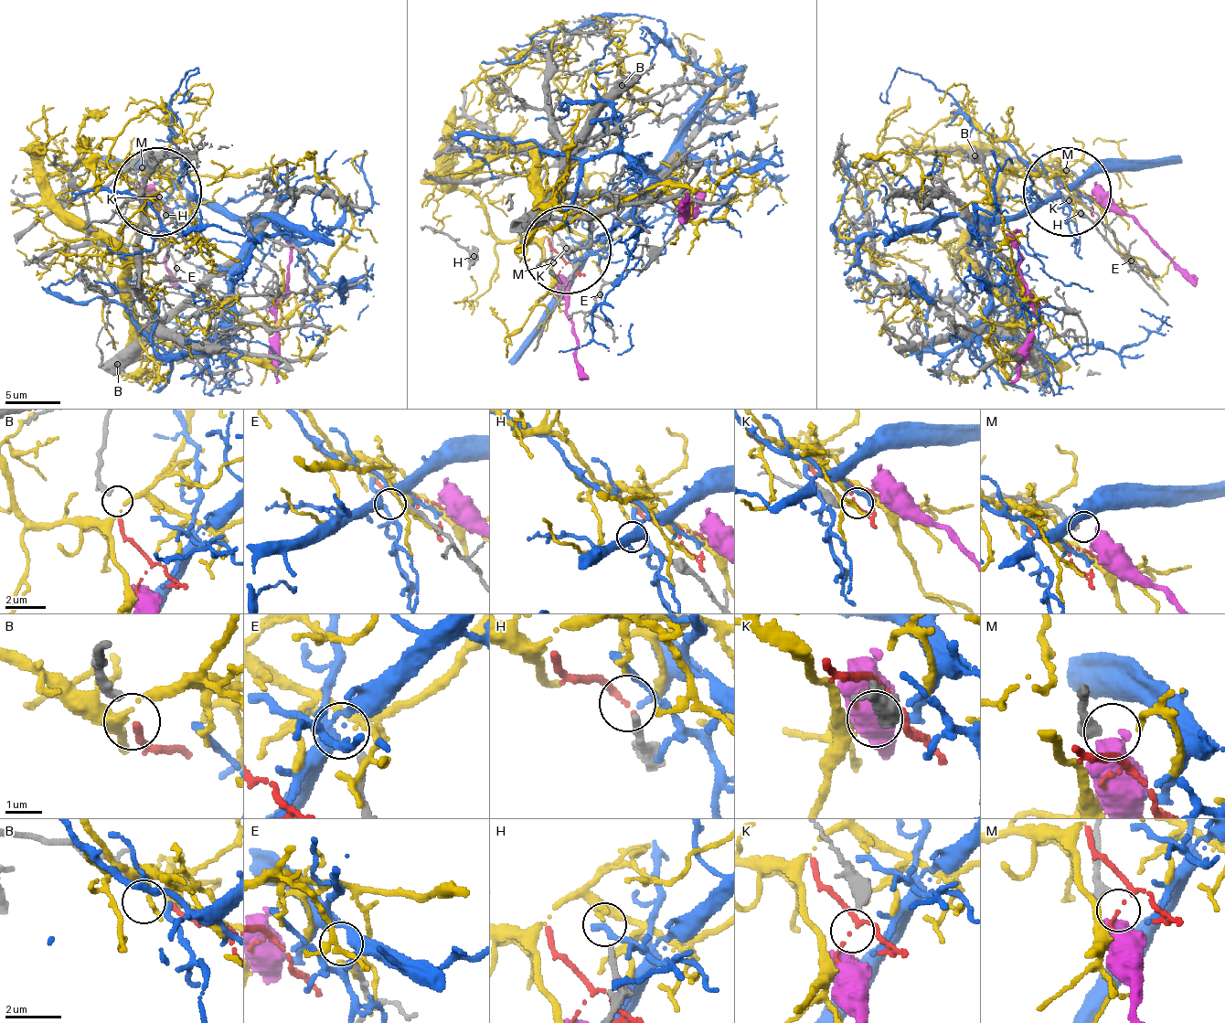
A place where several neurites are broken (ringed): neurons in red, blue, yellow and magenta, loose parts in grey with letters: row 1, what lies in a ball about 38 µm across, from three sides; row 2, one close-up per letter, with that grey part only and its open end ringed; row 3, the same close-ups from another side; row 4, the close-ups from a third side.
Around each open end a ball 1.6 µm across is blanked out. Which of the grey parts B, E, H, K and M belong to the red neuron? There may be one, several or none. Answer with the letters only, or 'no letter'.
B

